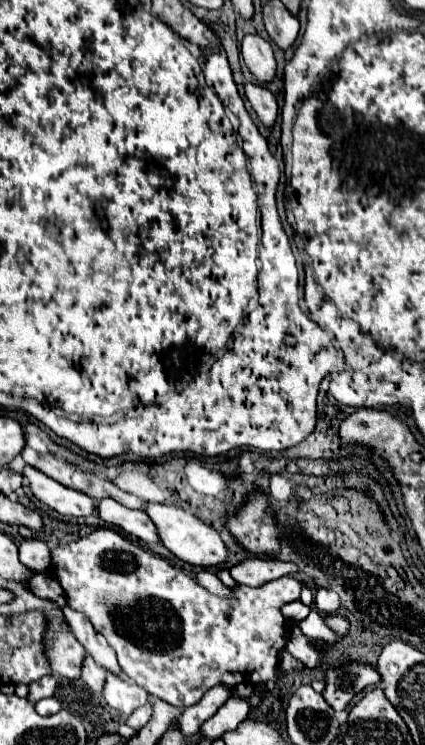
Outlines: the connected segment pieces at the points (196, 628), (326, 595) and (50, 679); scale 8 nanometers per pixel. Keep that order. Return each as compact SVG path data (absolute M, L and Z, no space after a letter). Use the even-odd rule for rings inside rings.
M105 528L95 530L89 536L67 546L61 544L53 548L51 568L65 592L67 606L71 610L83 612L91 620L93 628L105 636L105 640L117 652L123 674L135 684L143 686L151 696L161 698L171 706L187 708L197 704L209 690L203 688L203 680L207 680L211 688L219 684L233 688L237 684L243 684L247 676L249 684L253 686L277 682L279 678L279 652L285 648L287 628L287 620L283 618L279 608L287 602L299 600L301 594L301 584L293 576L283 576L279 580L263 584L261 588L237 586L233 588L233 598L219 598L209 594L201 584L193 582L191 576L177 570L167 560L139 548L115 530Z
M319 588L315 592L315 608L319 610L319 614L323 616L329 616L329 614L335 614L339 610L339 596L335 596L335 592L331 590L325 590L325 588Z
M43 676L43 678L39 678L37 682L31 682L31 684L29 684L27 700L29 700L31 704L35 704L35 702L41 700L41 698L53 696L55 688L57 688L57 678L55 678L55 676Z

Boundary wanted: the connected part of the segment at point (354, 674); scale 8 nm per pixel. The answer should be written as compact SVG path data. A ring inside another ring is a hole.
M349 664L347 668L333 670L327 674L327 688L323 692L325 702L333 710L345 710L353 696L357 696L367 686L373 686L379 682L379 674L375 668L367 664Z

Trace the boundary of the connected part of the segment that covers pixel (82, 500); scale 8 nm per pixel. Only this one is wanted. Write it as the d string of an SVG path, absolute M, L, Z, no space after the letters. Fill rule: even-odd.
M27 466L25 474L23 474L29 482L31 482L31 490L33 494L47 504L49 508L53 508L55 512L63 514L63 516L91 516L97 512L97 502L89 496L85 496L83 492L71 490L59 482L55 482L53 478L45 476L43 472Z

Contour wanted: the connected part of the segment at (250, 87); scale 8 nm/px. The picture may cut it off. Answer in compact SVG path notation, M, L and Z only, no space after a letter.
M245 84L245 96L251 102L253 110L257 112L257 118L267 128L271 128L277 120L277 114L279 114L279 106L277 106L275 96L267 88L261 88L257 84Z

